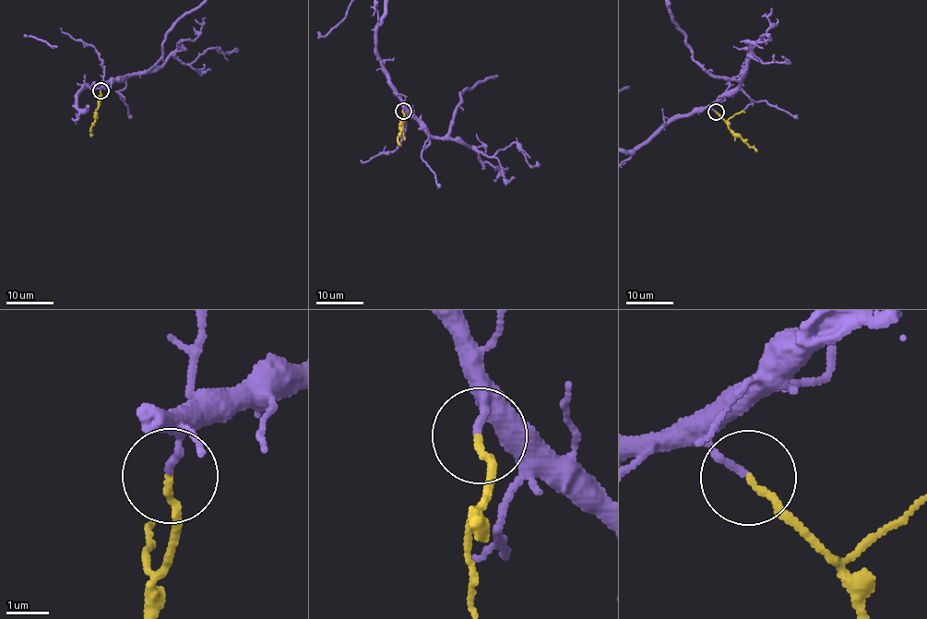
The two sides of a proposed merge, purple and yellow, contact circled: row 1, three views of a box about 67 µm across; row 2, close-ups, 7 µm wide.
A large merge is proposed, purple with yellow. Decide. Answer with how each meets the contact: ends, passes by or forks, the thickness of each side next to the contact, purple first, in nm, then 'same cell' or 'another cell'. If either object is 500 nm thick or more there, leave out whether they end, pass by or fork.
purple ends; yellow ends; calibres 150 and 160 nm; same cell

